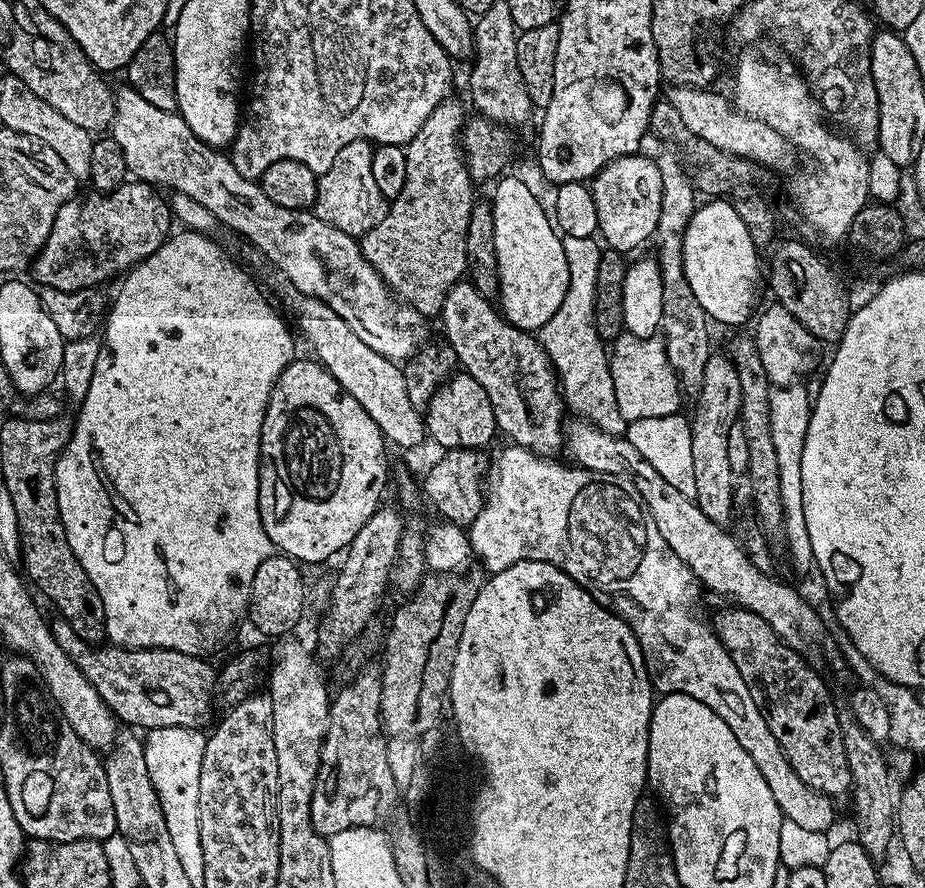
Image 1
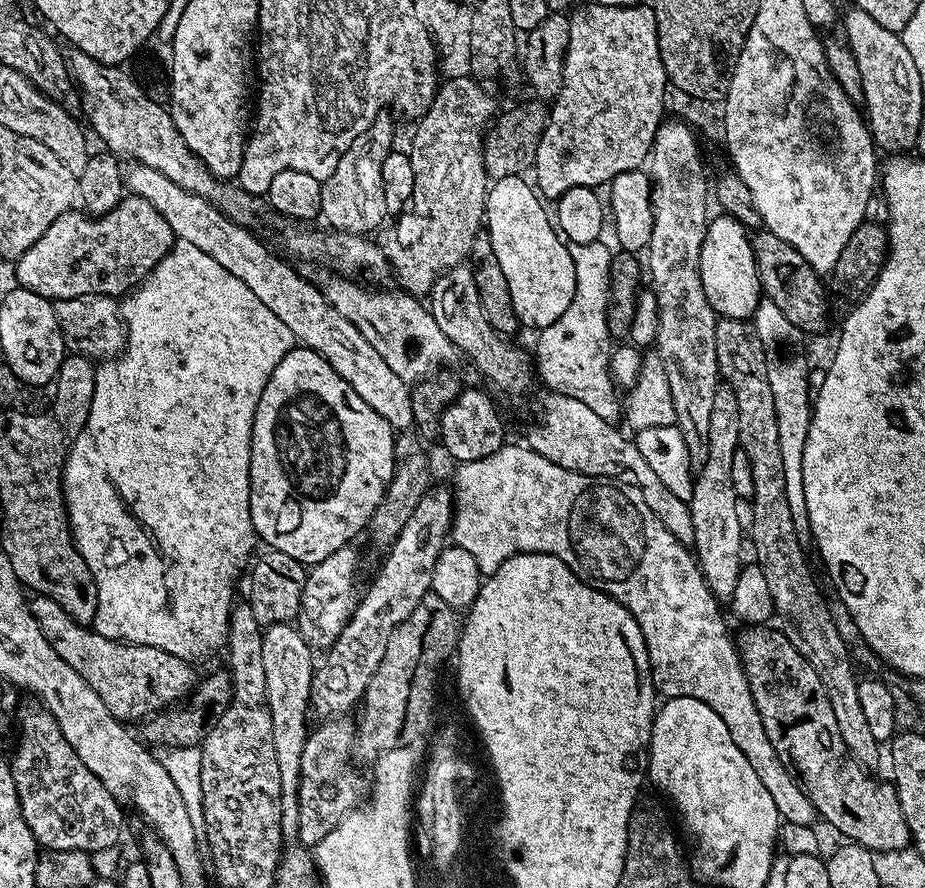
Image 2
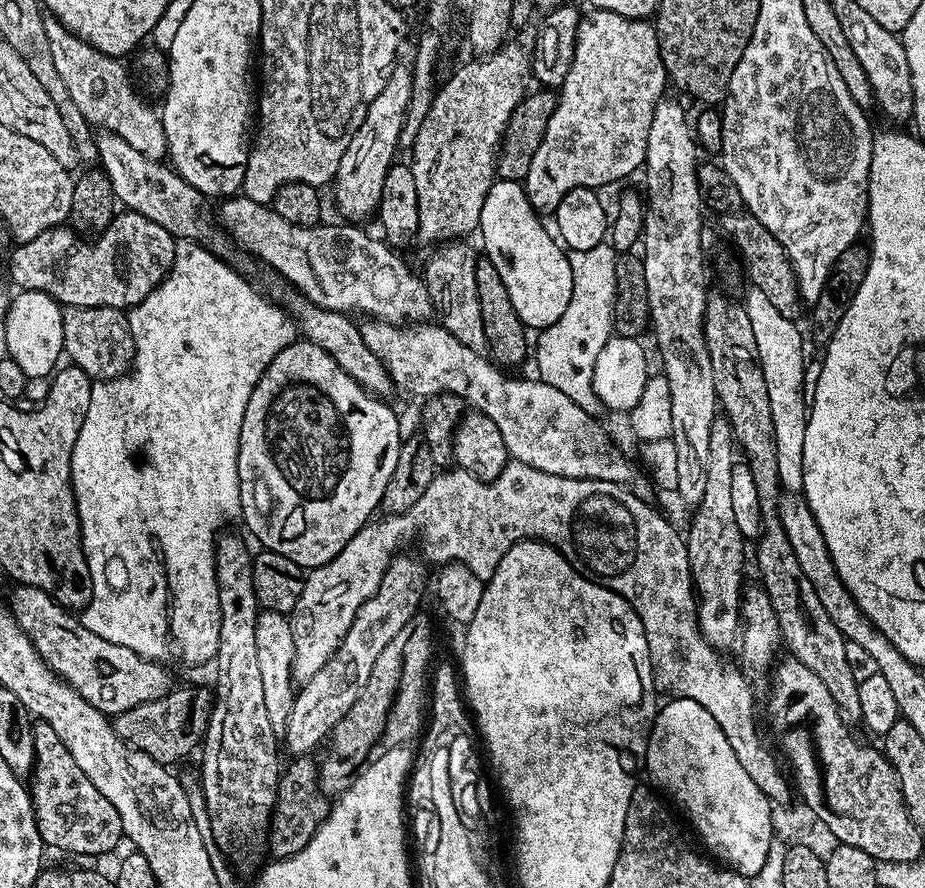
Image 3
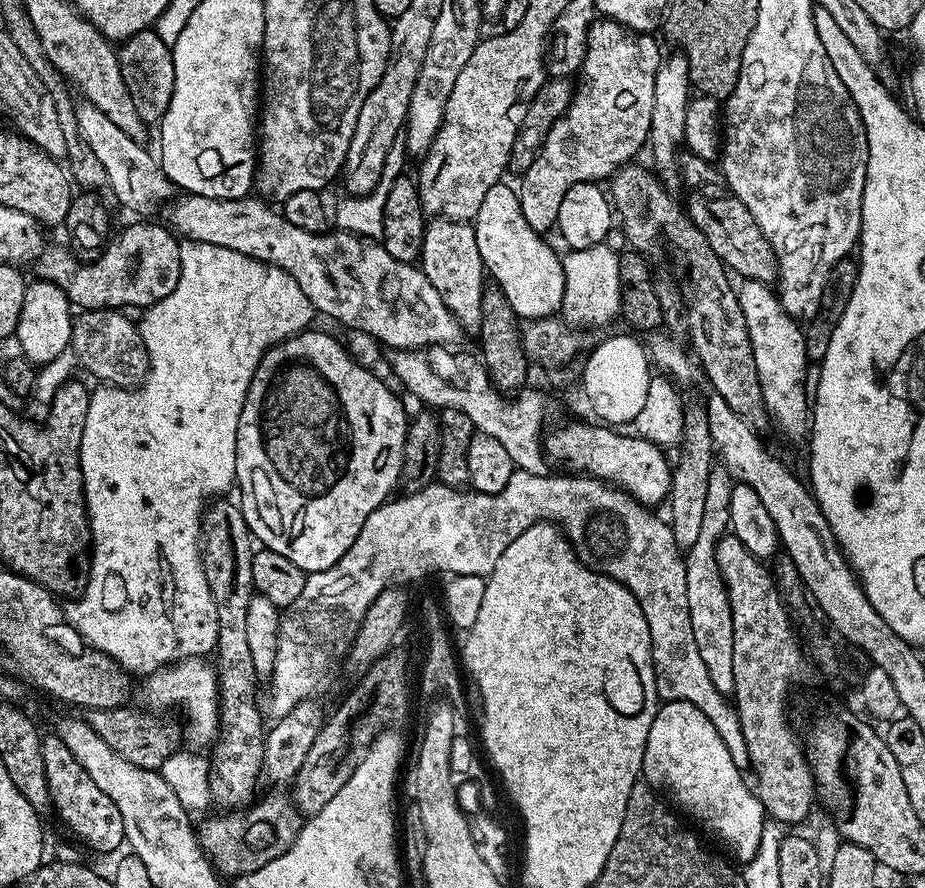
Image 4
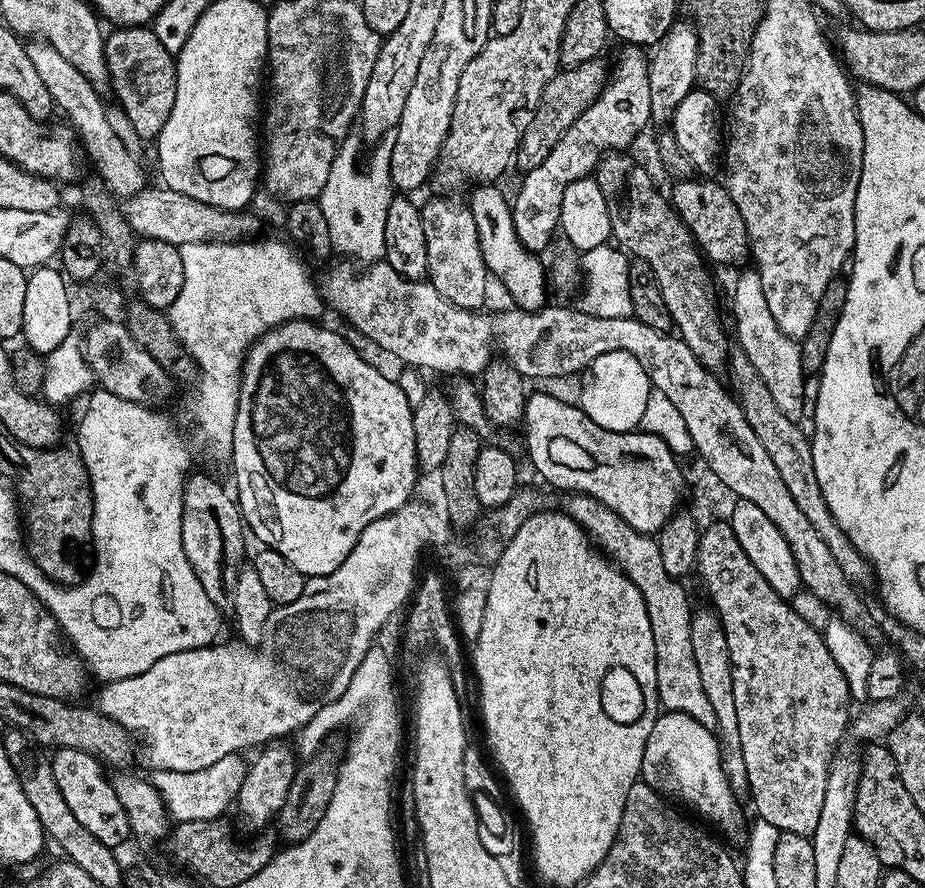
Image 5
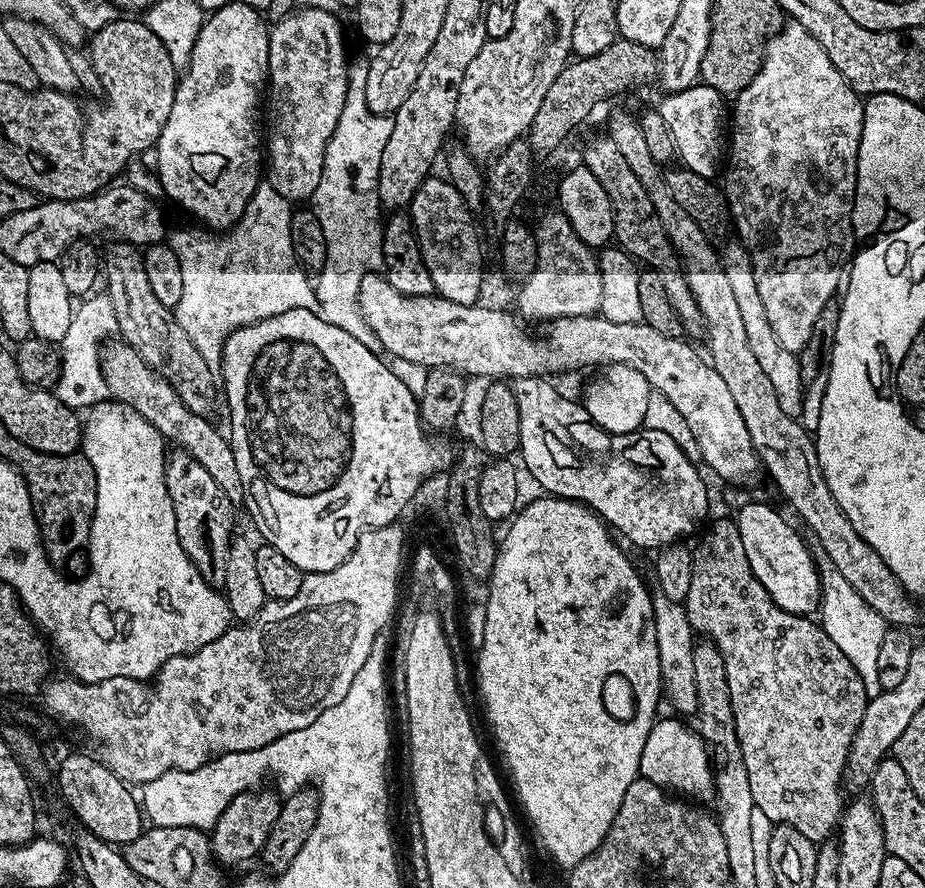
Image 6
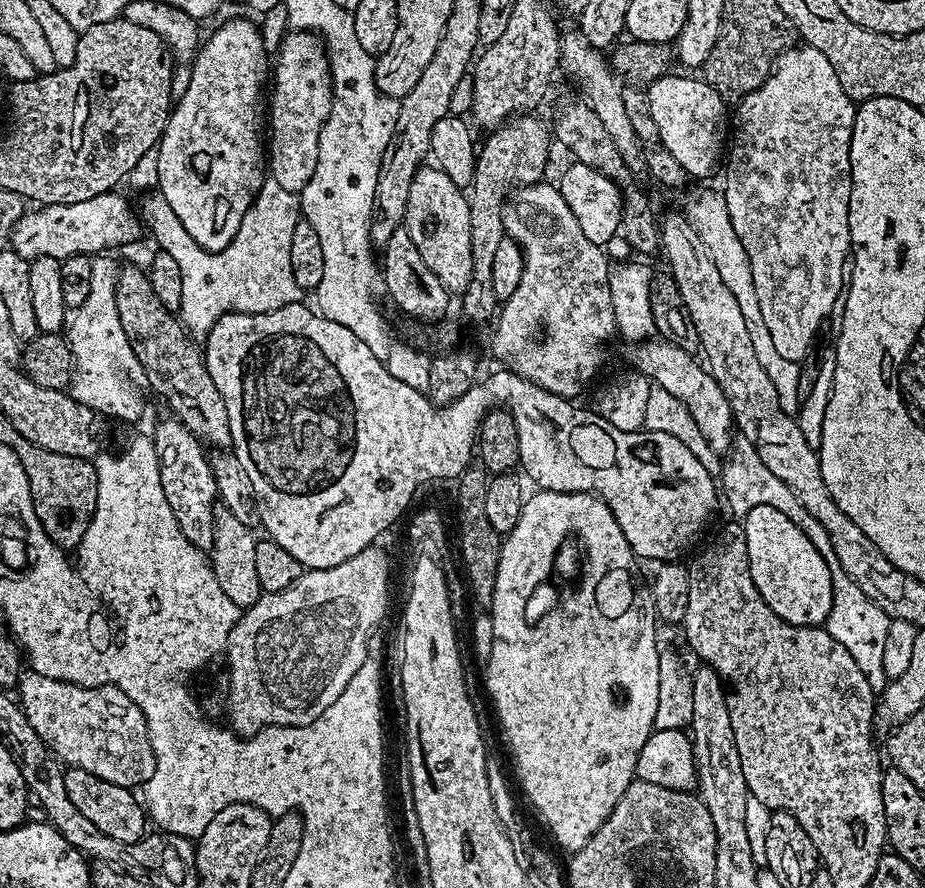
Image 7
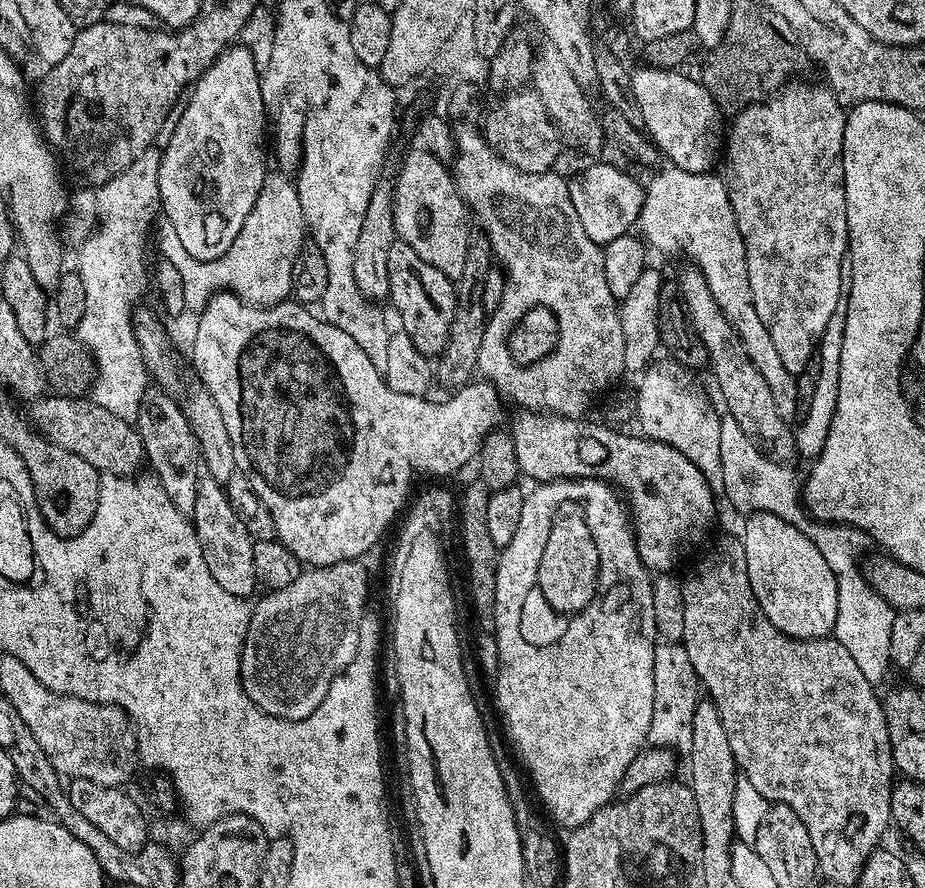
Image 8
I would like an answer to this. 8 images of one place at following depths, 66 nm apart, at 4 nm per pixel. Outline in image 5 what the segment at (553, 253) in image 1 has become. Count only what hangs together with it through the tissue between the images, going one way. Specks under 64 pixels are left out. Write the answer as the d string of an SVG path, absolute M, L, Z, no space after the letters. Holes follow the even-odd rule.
M489 182L473 187L470 207L474 214L474 226L478 226L478 242L482 258L489 273L504 283L506 291L512 295L511 303L526 312L538 312L549 303L550 280L546 275L546 264L539 255L524 248L514 228L511 203L504 201L504 192L495 183Z

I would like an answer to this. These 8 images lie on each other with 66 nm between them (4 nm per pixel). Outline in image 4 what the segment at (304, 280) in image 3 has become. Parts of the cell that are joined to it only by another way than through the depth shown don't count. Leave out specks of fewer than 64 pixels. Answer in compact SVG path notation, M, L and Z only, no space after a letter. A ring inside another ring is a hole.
M184 194L181 197L181 200L176 198L171 201L172 209L168 212L169 221L167 220L181 237L203 244L222 246L226 250L246 254L286 270L294 278L294 282L302 286L302 294L310 298L310 302L321 317L329 316L330 319L337 320L338 323L345 324L356 332L365 332L366 335L381 340L390 350L459 345L456 343L460 340L462 326L456 321L454 314L450 314L446 302L438 298L438 290L430 286L430 278L426 278L424 269L416 264L398 262L398 258L390 258L383 243L373 242L371 239L341 230L326 232L298 230L298 226L286 222L283 211L276 209L275 212L272 209L275 207L271 203L260 198L219 200L191 194Z

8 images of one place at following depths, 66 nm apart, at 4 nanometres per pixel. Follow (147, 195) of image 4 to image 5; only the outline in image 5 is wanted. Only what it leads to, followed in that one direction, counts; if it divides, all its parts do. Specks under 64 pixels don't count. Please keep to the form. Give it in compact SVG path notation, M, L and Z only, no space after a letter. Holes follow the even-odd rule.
M29 39L26 44L28 57L38 78L50 90L50 98L54 101L55 107L64 111L68 118L67 123L73 132L76 133L79 143L88 151L90 159L96 163L95 171L101 180L112 189L117 197L127 198L136 195L146 186L144 172L140 169L141 161L123 146L121 139L114 134L113 128L106 118L105 101L100 101L101 93L93 87L92 83L84 77L54 46L47 44L45 40Z

